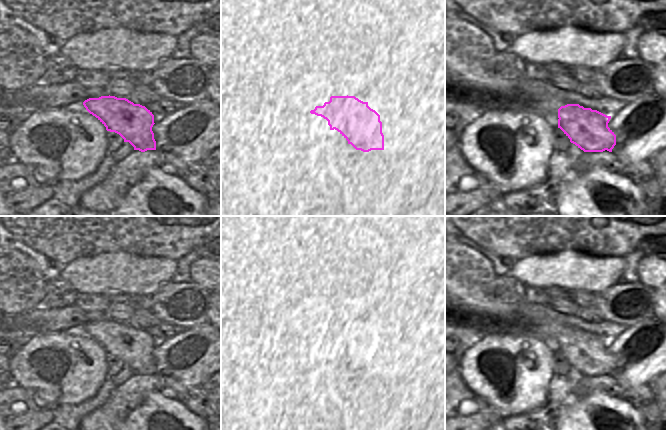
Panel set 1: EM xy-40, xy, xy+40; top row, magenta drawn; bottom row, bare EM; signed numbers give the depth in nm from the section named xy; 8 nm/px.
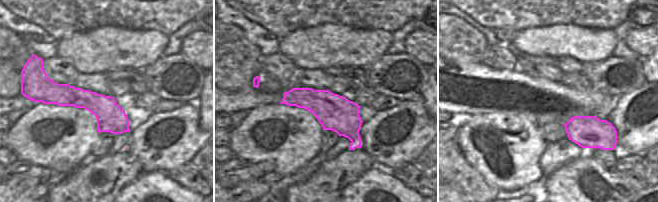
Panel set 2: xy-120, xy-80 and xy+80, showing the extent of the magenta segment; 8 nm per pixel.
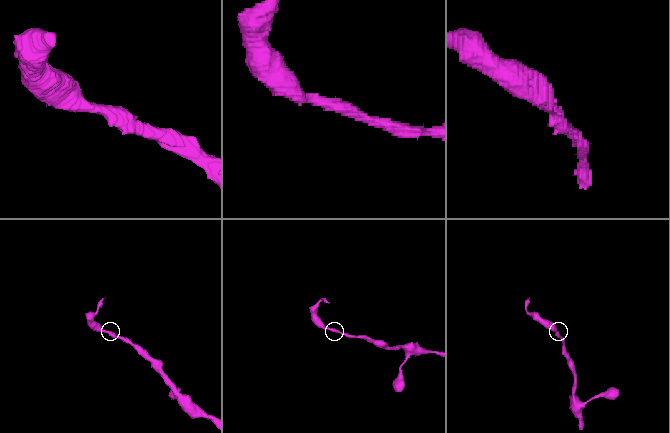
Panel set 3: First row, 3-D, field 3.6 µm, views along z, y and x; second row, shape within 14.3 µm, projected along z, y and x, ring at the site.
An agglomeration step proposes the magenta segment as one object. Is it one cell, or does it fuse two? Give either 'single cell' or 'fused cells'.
single cell

